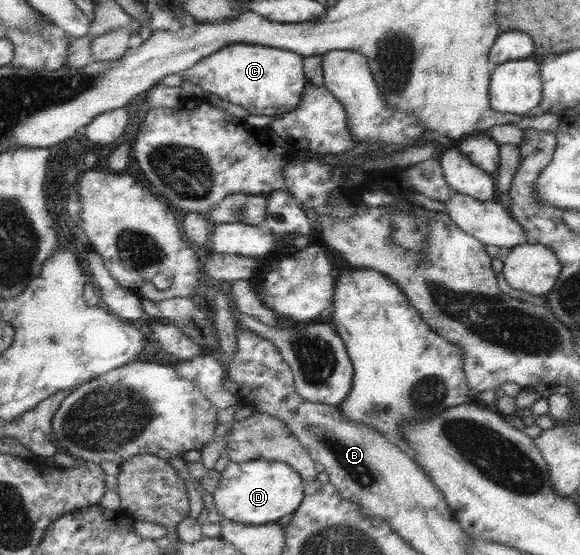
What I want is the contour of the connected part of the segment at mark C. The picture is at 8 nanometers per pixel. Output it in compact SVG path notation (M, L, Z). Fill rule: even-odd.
M232 43L180 74L184 82L200 86L206 96L214 94L220 100L246 108L249 114L269 116L270 120L274 120L294 110L300 103L308 85L303 60L303 56L289 50L256 43Z

